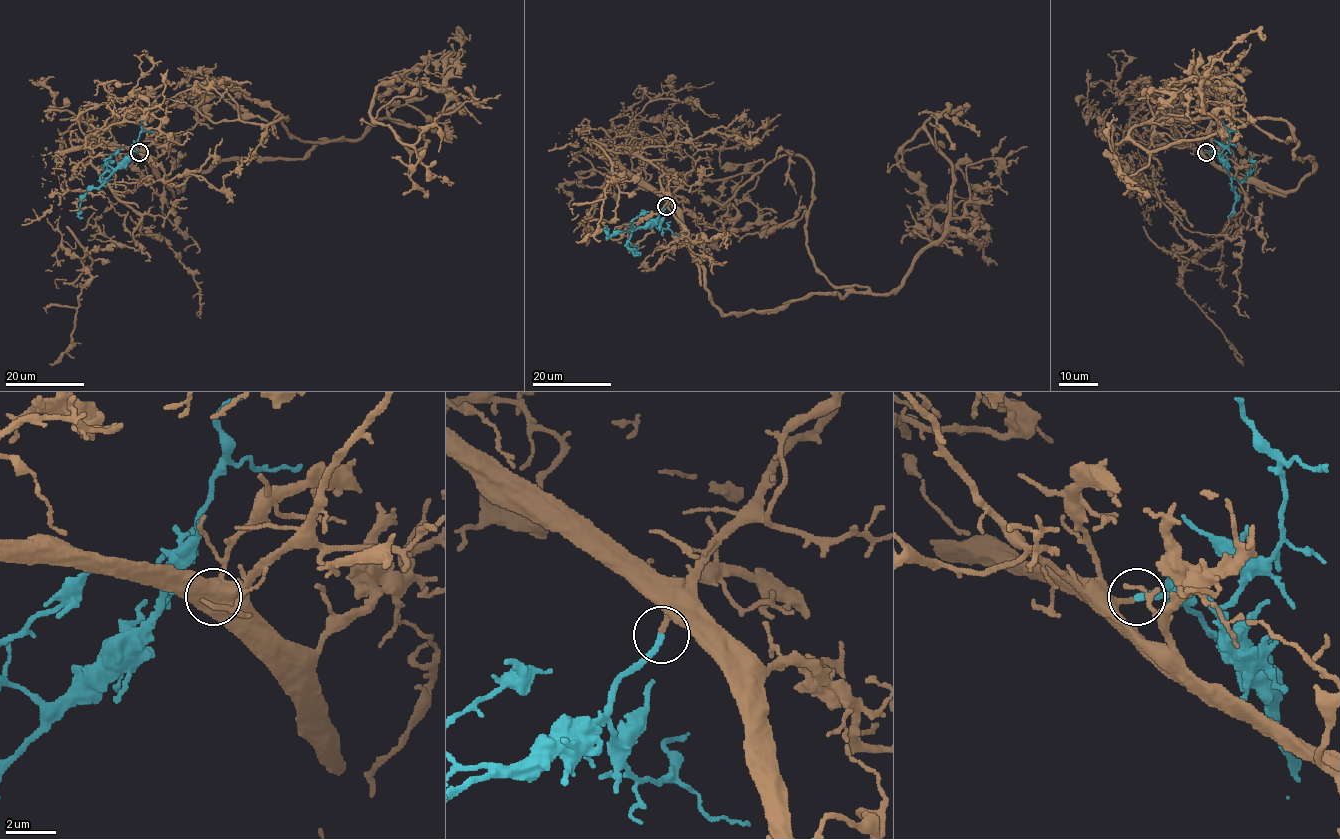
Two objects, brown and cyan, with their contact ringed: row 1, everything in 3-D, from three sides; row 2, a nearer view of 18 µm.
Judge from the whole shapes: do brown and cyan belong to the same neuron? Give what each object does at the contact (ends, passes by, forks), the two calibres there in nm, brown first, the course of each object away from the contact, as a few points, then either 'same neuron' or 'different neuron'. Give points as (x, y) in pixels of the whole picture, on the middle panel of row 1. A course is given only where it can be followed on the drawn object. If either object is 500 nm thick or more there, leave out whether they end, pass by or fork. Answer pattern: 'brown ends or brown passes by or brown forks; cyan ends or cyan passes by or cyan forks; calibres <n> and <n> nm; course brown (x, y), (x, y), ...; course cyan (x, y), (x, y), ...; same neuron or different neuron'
brown ends; cyan ends; calibres 260 and 240 nm; course brown (666, 205), (723, 313), (889, 293), (941, 236), (952, 193), (952, 169), (924, 129), (900, 152), (945, 147); course cyan (666, 206), (657, 218), (642, 227), (614, 235), (607, 234), (605, 228), (609, 229); same neuron

